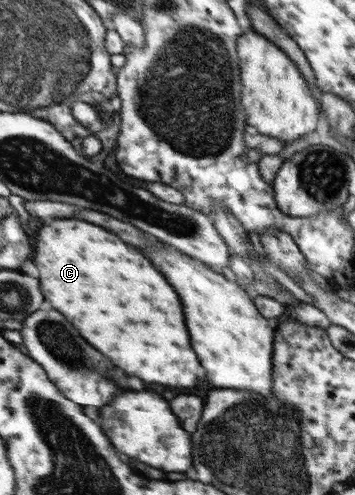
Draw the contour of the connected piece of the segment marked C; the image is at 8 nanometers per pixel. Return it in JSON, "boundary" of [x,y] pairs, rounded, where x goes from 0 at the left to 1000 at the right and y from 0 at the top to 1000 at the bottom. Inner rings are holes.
{"boundary":[[[161,442],[104,471],[99,535],[115,552],[110,568],[127,604],[161,628],[177,628],[279,709],[301,709],[346,749],[369,749],[369,758],[414,774],[476,782],[544,782],[572,758],[561,725],[532,697],[504,596],[392,503],[358,495],[324,471],[217,442]]]}

